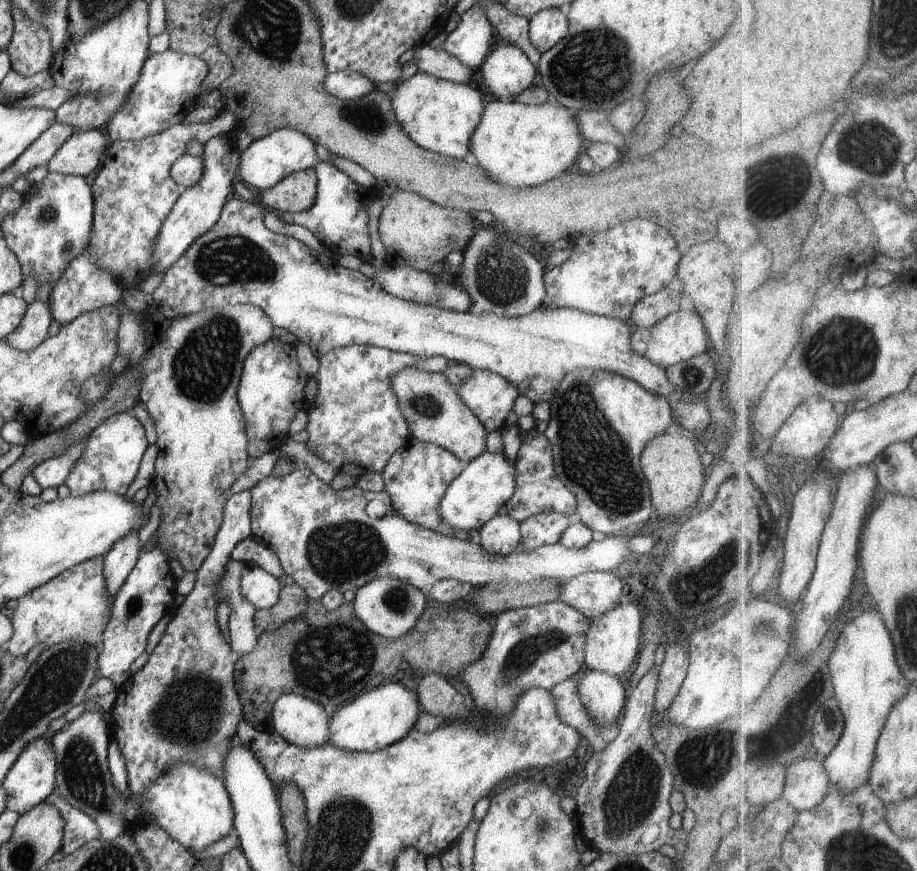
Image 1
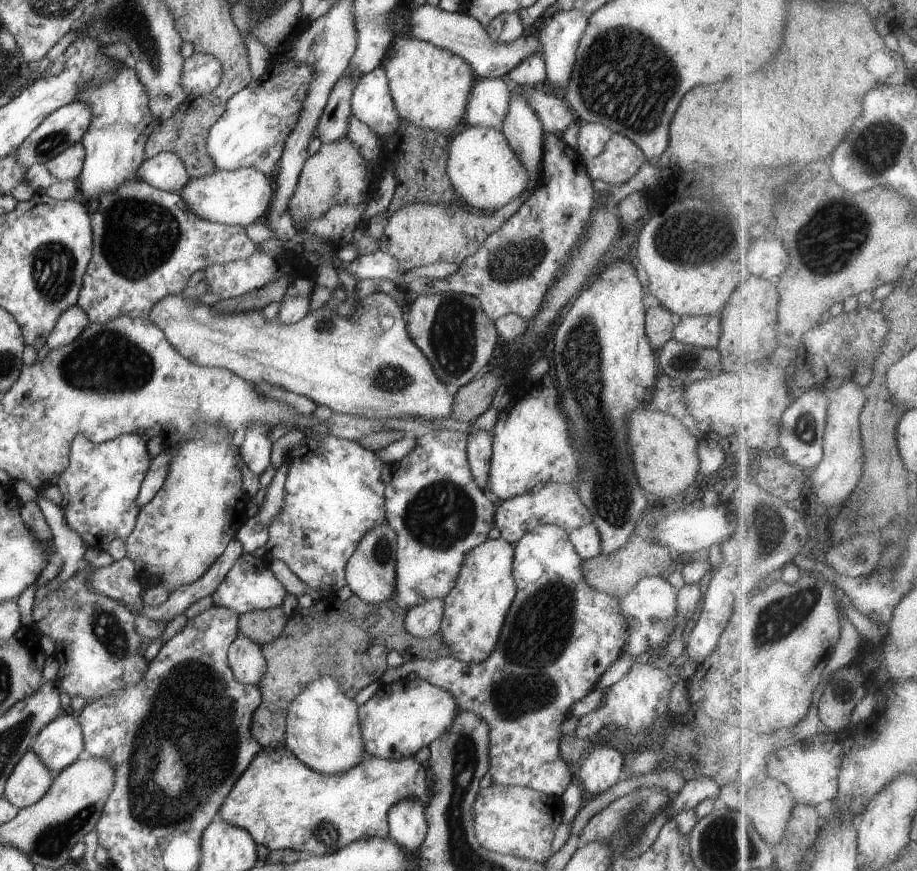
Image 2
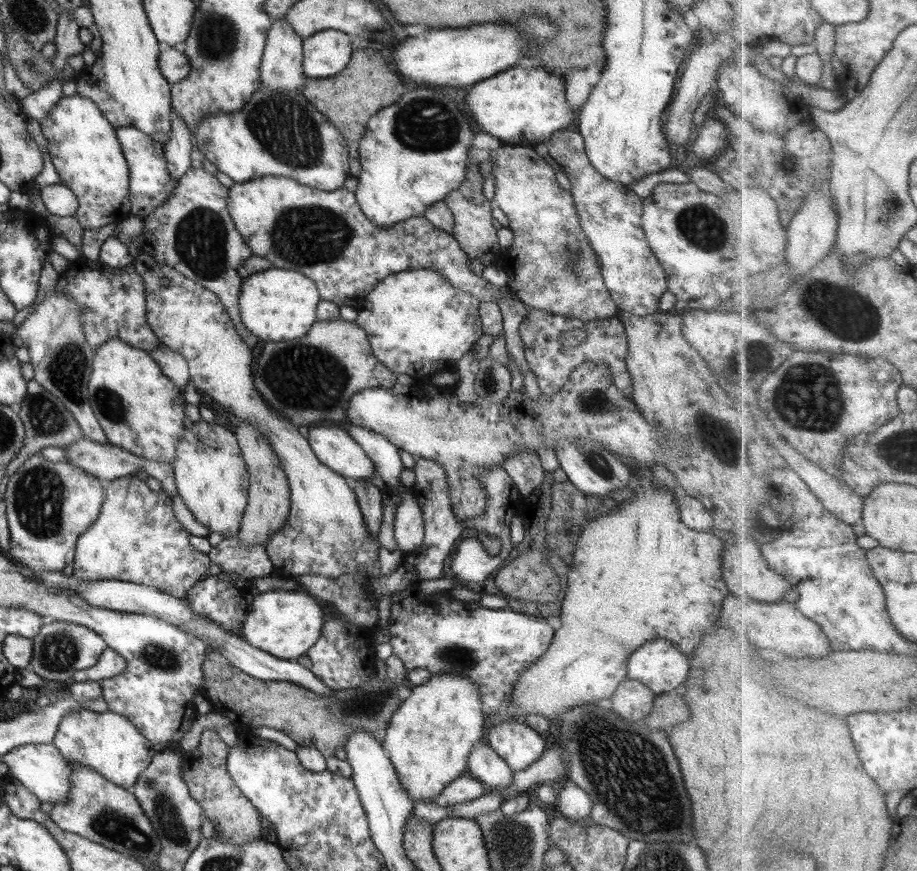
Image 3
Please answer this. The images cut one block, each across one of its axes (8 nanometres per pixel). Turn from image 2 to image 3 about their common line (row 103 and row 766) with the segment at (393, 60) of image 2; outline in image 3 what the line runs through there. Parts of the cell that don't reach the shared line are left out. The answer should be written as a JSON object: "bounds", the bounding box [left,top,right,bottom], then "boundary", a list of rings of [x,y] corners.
{"bounds":[381,674,484,803],"boundary":[[[442,674],[431,675],[430,681],[423,686],[412,687],[412,695],[401,704],[386,727],[386,735],[381,743],[390,757],[398,778],[413,803],[416,800],[433,802],[440,792],[454,779],[467,771],[470,752],[477,746],[484,734],[484,714],[478,690],[467,676]]]}

